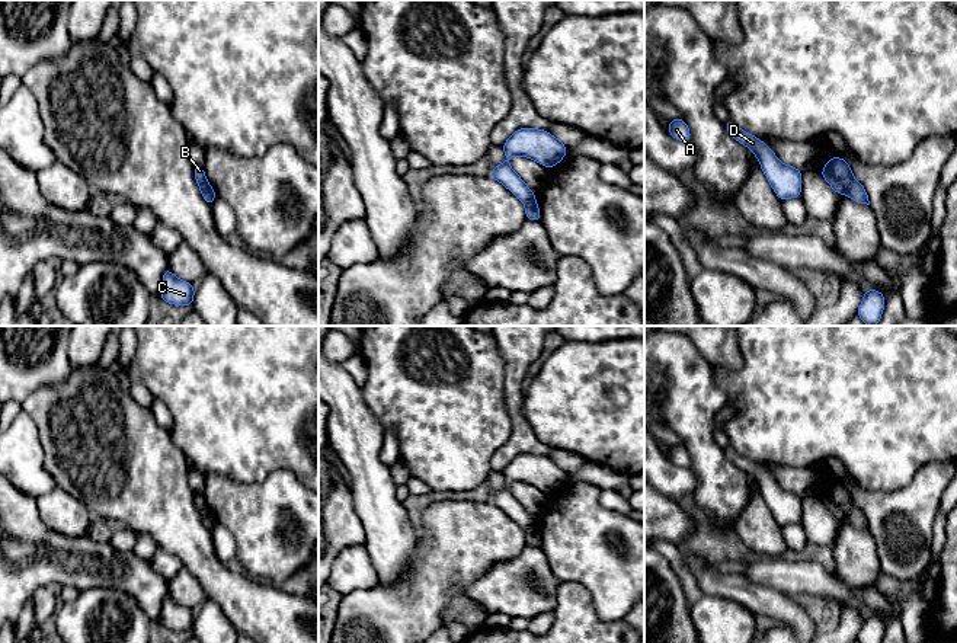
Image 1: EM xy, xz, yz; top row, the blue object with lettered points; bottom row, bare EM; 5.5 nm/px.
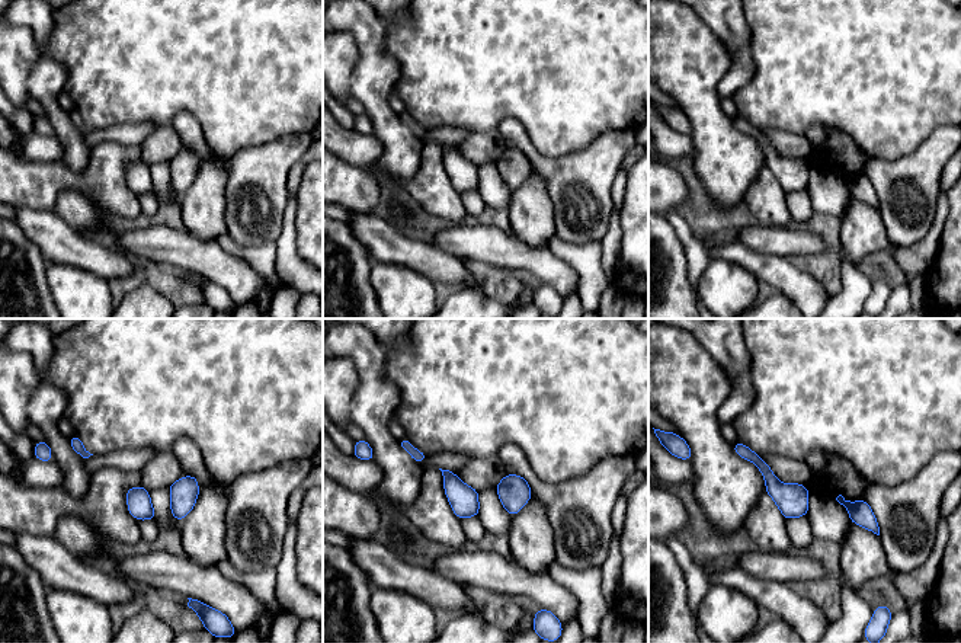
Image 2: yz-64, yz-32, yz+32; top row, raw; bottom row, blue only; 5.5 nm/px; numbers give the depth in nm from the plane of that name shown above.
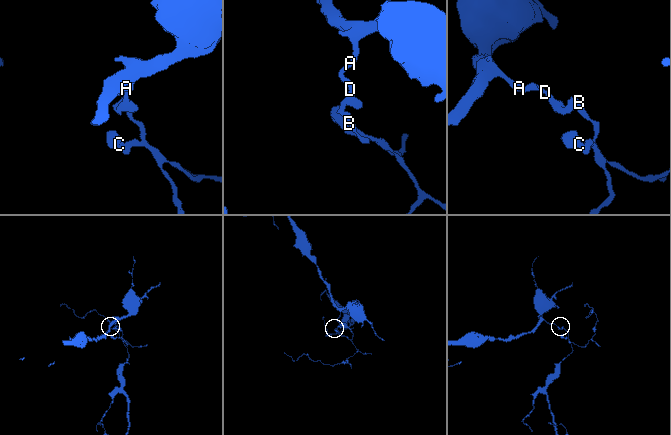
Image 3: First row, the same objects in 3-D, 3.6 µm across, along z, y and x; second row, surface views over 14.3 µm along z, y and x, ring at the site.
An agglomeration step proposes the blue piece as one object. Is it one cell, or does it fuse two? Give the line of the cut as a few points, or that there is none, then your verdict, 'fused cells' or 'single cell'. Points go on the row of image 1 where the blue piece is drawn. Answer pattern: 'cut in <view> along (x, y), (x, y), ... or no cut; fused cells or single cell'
cut in yz along (854, 179), (844, 192); fused cells

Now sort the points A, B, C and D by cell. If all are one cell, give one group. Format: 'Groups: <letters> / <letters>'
Groups: A B D / C

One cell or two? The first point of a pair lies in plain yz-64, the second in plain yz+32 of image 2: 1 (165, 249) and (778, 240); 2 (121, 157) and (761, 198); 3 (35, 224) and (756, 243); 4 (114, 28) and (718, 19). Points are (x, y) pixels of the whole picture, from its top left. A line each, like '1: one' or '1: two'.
1: one
2: one
3: two
4: two

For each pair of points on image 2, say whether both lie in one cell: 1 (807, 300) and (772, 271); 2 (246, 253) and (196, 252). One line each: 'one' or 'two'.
1: one
2: two

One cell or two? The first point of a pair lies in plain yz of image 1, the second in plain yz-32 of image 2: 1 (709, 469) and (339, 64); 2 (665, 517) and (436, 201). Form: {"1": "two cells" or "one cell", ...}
{"1": "two cells", "2": "one cell"}

